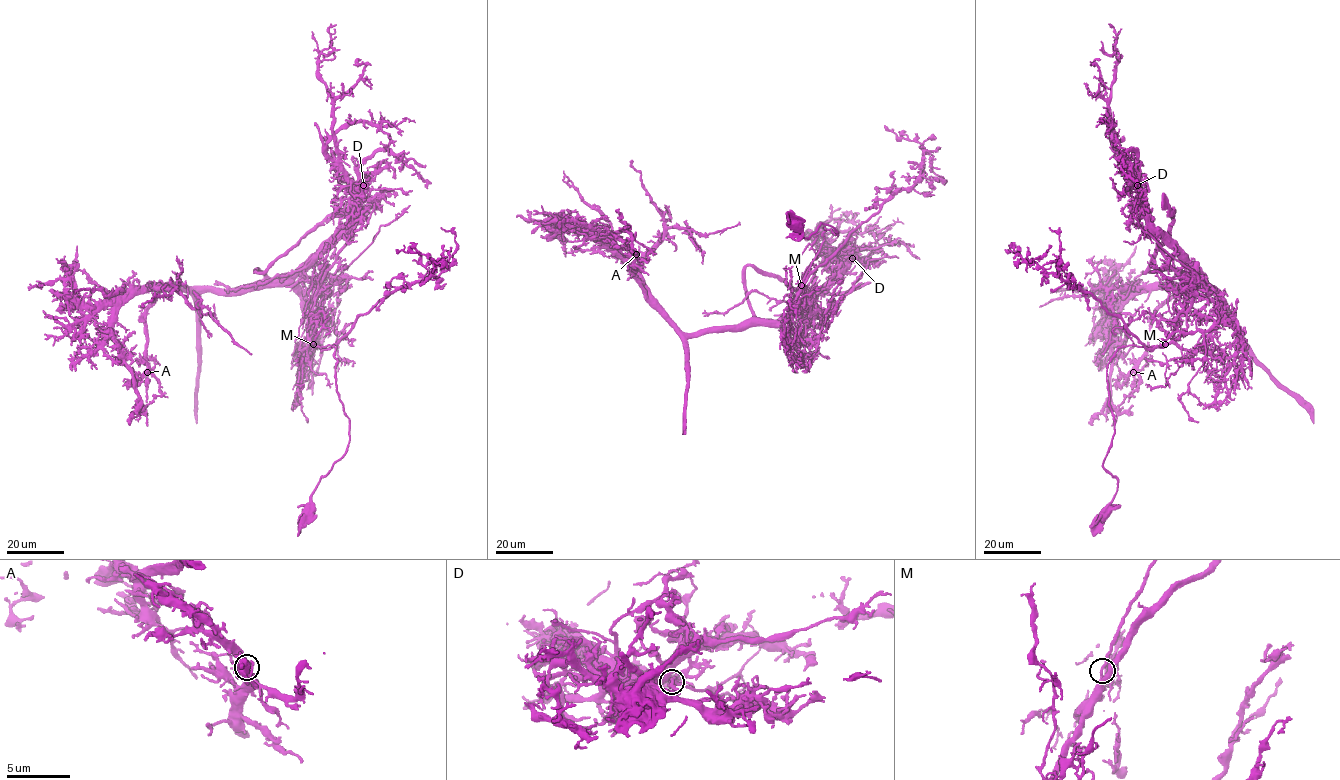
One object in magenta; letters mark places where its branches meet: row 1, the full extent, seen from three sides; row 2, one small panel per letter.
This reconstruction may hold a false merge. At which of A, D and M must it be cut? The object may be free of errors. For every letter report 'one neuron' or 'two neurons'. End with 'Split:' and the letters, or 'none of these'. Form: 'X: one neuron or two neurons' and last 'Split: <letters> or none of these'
A: one neuron
D: two neurons
M: one neuron
Split: D

